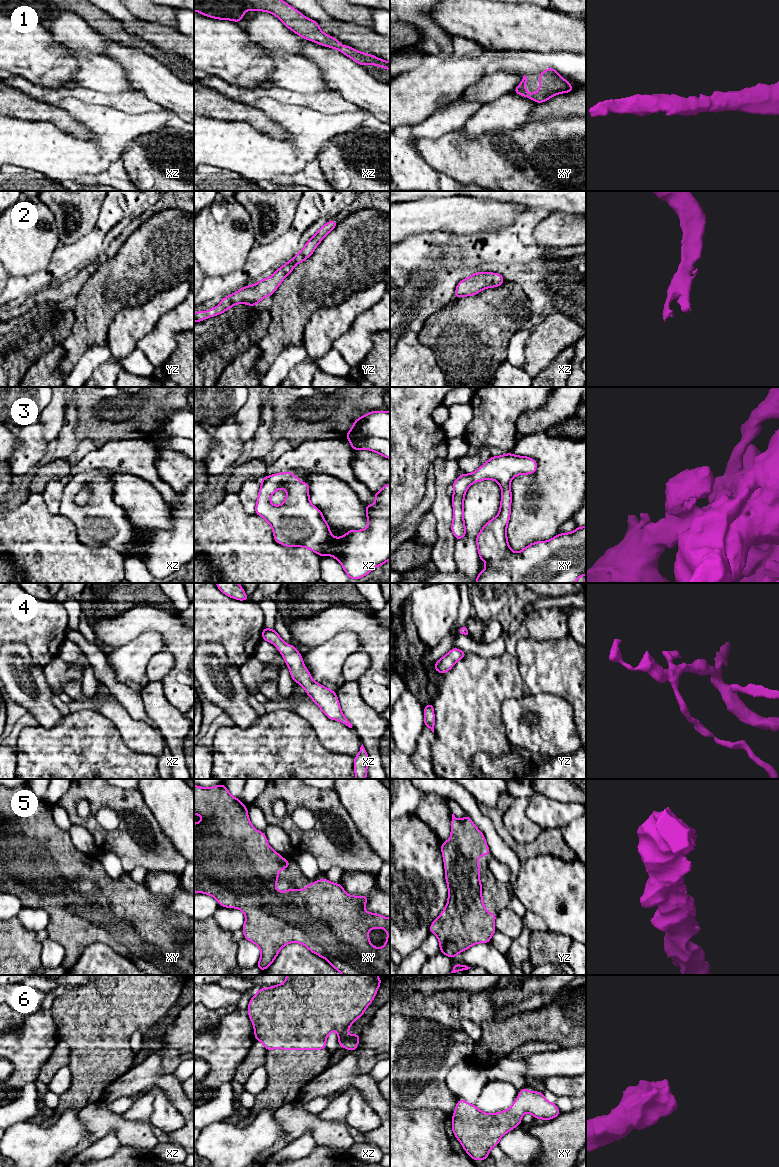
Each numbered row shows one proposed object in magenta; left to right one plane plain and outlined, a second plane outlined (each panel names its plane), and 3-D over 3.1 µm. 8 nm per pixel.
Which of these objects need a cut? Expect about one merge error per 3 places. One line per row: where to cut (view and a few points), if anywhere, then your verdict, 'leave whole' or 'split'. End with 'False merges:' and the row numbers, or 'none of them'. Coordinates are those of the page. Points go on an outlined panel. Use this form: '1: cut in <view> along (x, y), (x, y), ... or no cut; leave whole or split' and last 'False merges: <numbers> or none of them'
1: no cut; leave whole
2: no cut; leave whole
3: no cut; leave whole
4: no cut; leave whole
5: no cut; leave whole
6: no cut; leave whole
False merges: none of them

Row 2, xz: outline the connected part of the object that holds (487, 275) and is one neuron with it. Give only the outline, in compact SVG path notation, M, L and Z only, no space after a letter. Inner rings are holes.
M477 272L457 284L454 297L461 298L476 295L486 288L499 287L504 282L500 273Z

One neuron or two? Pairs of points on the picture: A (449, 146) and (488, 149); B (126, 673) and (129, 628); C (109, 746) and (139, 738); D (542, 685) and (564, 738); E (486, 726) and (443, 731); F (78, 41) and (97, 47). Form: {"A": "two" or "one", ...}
{"A": "one", "B": "two", "C": "two", "D": "two", "E": "one", "F": "one"}

